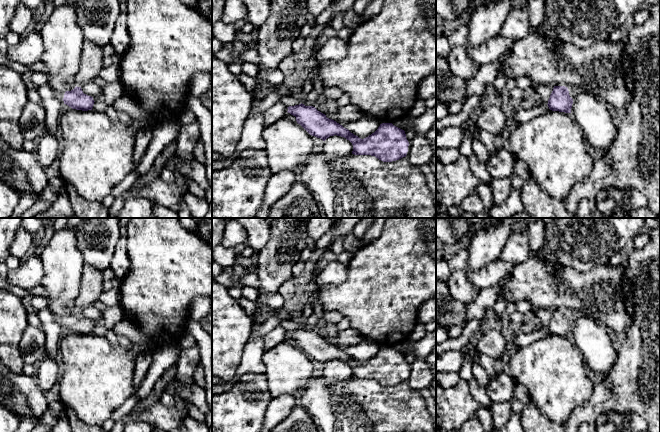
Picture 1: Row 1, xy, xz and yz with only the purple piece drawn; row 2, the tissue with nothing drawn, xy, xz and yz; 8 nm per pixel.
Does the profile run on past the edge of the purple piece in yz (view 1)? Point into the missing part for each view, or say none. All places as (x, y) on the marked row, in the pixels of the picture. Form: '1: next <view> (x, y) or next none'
1: next none

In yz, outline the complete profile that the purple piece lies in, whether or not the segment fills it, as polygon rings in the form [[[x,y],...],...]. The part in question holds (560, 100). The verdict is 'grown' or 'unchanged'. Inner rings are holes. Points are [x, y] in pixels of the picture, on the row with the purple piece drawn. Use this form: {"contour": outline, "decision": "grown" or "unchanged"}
{"contour": [[[554,86],[548,100],[548,107],[552,111],[571,113],[573,99],[565,86]]], "decision": "unchanged"}

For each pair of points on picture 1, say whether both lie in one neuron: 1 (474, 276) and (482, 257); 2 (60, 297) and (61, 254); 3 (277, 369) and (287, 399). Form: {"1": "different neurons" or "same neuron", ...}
{"1": "different neurons", "2": "same neuron", "3": "different neurons"}

